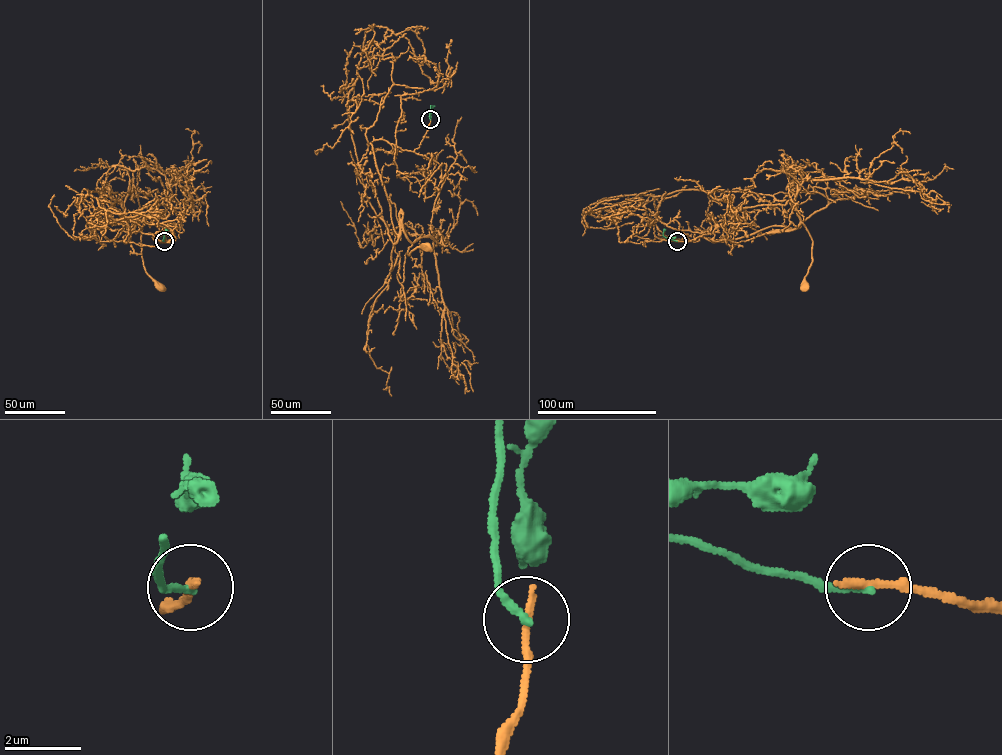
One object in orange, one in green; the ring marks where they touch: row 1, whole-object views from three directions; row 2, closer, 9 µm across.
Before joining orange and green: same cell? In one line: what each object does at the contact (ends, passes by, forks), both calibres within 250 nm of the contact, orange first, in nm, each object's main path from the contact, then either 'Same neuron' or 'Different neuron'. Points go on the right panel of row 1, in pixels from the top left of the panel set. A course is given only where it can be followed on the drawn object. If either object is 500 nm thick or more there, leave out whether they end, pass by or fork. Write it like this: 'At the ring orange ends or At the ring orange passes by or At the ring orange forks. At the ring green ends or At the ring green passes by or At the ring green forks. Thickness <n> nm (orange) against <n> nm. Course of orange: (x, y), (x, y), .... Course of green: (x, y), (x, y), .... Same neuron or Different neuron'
At the ring orange ends. At the ring green ends. Thickness 260 nm (orange) against 200 nm. Course of orange: (677, 241), (709, 233), (711, 226), (697, 230), (730, 240), (802, 223), (812, 241), (803, 287). Course of green: (677, 241), (663, 236), (663, 230). Different neuron

